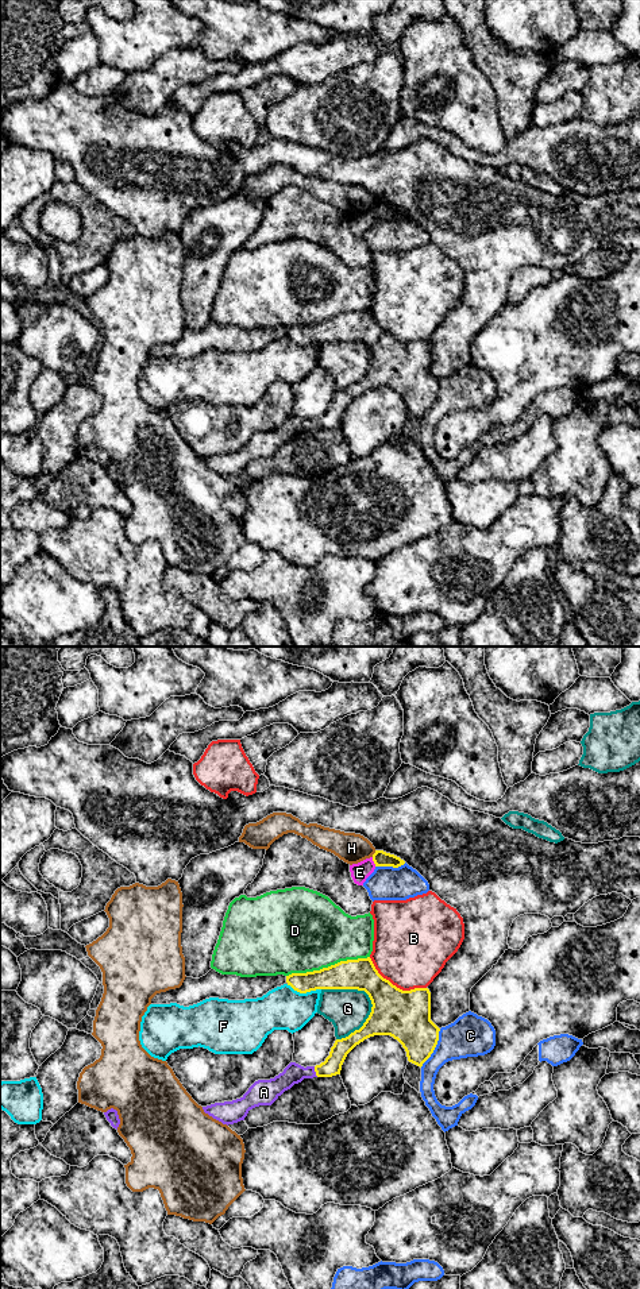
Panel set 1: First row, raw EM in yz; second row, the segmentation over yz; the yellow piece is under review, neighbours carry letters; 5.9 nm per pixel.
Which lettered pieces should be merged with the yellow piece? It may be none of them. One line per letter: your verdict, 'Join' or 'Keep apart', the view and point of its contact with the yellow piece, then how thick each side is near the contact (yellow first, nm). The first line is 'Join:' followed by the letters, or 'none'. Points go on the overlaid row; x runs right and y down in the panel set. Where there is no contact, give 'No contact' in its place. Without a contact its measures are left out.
Join: A
A: Join. Touches yellow at yz (315, 1071). Thickness 110 nm (yellow) against 120 nm
B: Keep apart. Touches yellow at yz (394, 985). Thickness 300 nm (yellow) against 440 nm
C: Keep apart. Touches yellow at yz (435, 1046). Thickness 280 nm (yellow) against 260 nm
D: Keep apart. Touches yellow at yz (328, 967). Thickness 180 nm (yellow) against 480 nm
E: Keep apart. Touches yellow at yz (373, 860). Thickness 100 nm (yellow) against 110 nm
F: Keep apart. Touches yellow at yz (304, 992). Thickness 160 nm (yellow) against 260 nm
G: Keep apart. Touches yellow at yz (366, 1021). Thickness 300 nm (yellow) against 240 nm
H: Keep apart. Touches yellow at yz (374, 853). Thickness 100 nm (yellow) against 180 nm

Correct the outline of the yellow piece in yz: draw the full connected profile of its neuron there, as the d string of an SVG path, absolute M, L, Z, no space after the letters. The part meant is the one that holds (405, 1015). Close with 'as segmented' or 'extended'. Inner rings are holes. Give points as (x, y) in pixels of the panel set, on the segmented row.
M370 957L340 961L320 970L292 973L286 976L286 983L300 993L316 989L365 991L373 1004L371 1012L359 1030L335 1041L329 1055L320 1065L304 1068L290 1062L274 1078L255 1081L240 1099L203 1107L205 1114L223 1124L244 1120L255 1107L271 1105L304 1078L340 1074L347 1054L370 1037L393 1037L405 1049L408 1061L420 1068L437 1045L440 1029L431 1020L429 989L397 988L378 973Z; extended

